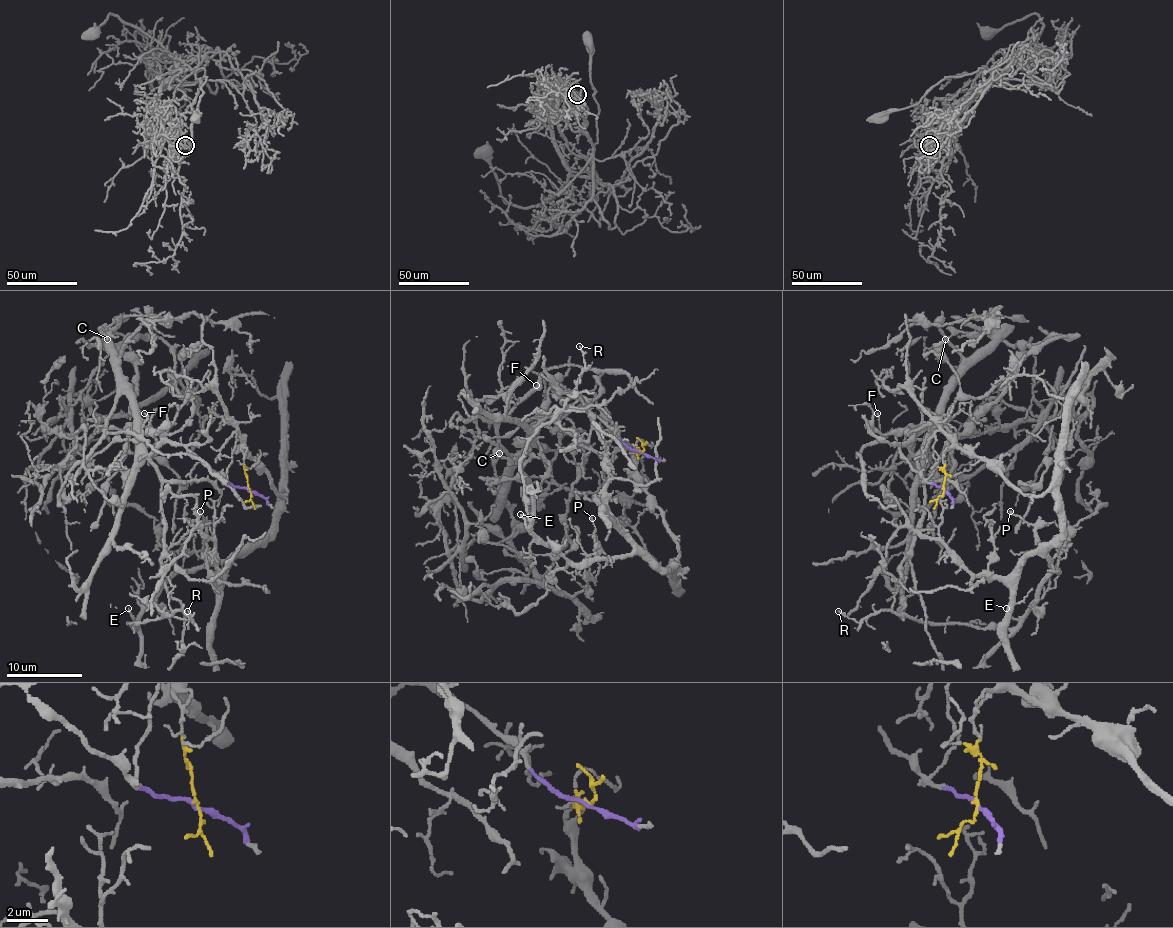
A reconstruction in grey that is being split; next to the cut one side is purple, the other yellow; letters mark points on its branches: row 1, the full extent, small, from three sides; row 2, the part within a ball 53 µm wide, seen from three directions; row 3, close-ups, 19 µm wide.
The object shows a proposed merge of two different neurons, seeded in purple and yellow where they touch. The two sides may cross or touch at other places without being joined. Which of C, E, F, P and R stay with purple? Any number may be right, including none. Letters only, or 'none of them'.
C, F

